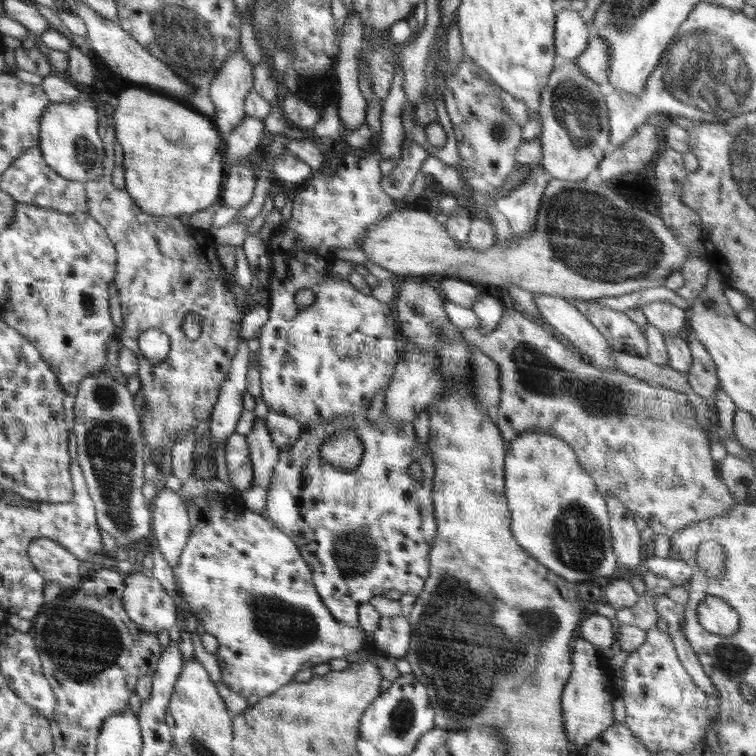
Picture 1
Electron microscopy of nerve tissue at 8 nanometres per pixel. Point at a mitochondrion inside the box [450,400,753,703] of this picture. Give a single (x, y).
(578, 536)

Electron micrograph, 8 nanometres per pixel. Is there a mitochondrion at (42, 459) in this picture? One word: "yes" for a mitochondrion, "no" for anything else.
no

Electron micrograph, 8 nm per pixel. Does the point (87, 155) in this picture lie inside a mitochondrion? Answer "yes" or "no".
yes

